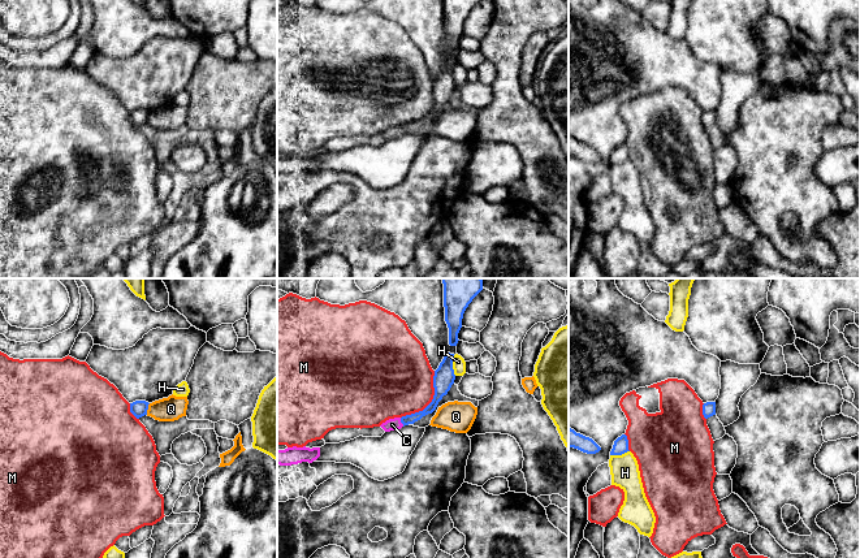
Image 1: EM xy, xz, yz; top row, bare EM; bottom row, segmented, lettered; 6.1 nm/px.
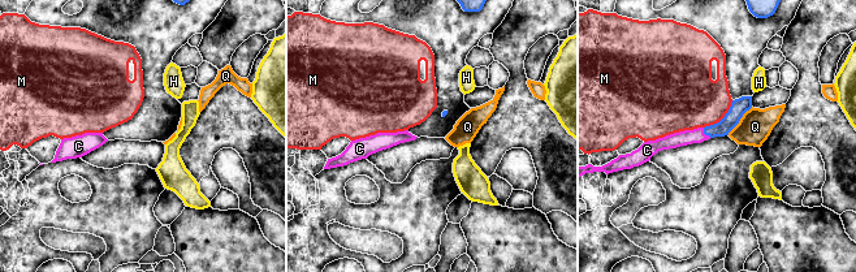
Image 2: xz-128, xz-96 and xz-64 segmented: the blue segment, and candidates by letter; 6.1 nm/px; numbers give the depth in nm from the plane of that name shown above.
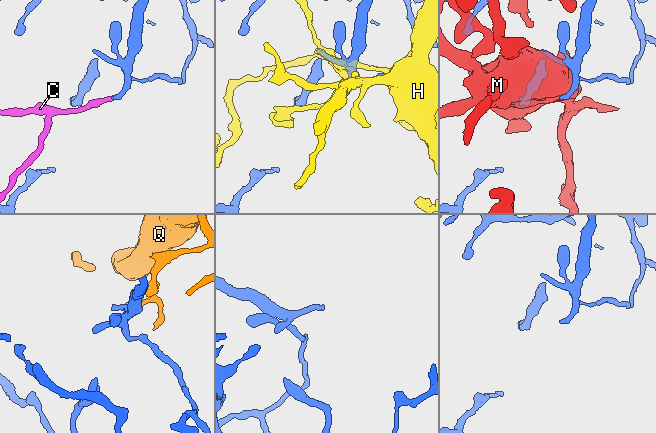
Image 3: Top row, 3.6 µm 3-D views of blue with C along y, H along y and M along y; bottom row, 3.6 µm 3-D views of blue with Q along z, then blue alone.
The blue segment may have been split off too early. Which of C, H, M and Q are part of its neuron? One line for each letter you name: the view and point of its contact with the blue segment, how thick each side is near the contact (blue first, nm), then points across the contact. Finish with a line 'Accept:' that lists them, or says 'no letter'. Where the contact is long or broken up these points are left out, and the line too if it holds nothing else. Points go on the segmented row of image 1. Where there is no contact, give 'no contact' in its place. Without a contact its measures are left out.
C: contact xz (401, 422); calibres 60 and 80 nm; way xz (409, 419), (401, 422), (392, 424)
Accept: C

